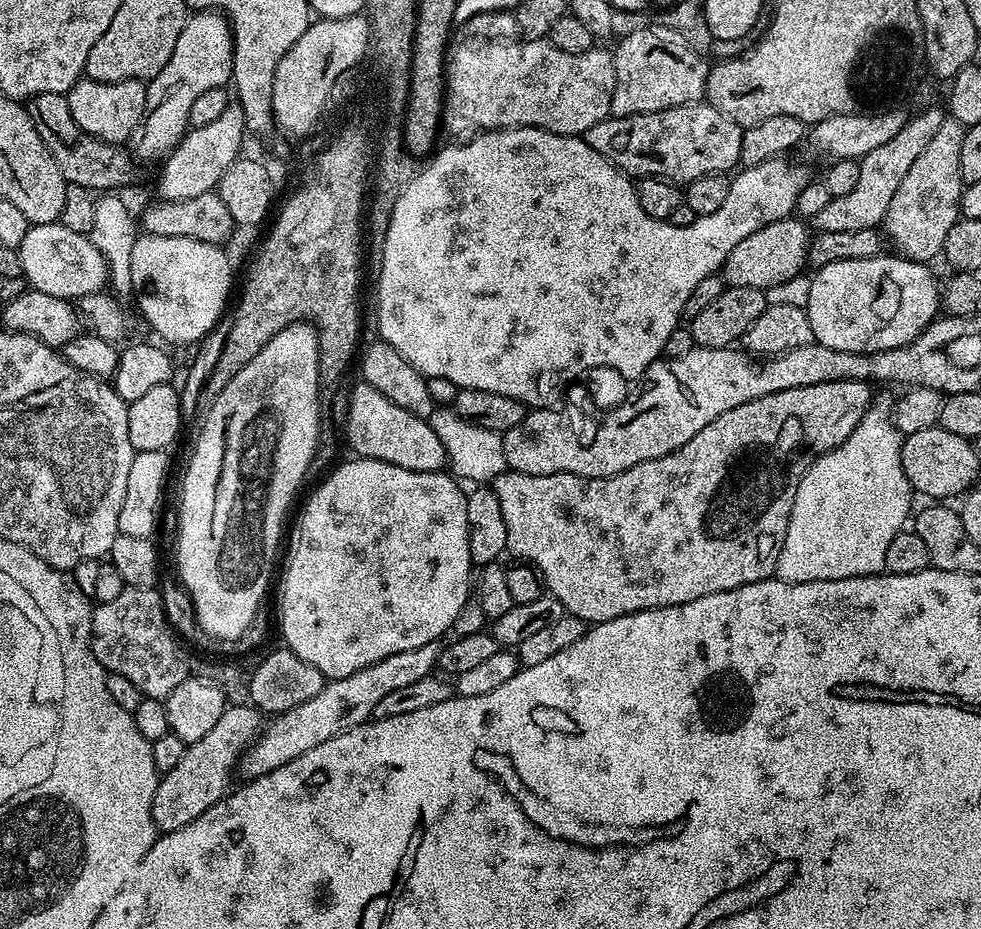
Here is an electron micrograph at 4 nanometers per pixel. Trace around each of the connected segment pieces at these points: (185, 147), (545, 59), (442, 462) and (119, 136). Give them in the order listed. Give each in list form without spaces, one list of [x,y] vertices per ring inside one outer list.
[[[229,103],[226,110],[210,126],[188,128],[179,144],[168,153],[163,161],[160,181],[156,184],[156,196],[162,200],[185,200],[198,198],[198,194],[213,191],[219,185],[222,174],[241,155],[246,129],[244,115],[239,103]]]
[[[547,39],[493,40],[455,45],[446,64],[444,115],[452,135],[455,133],[479,136],[495,128],[541,128],[563,136],[583,137],[590,126],[608,119],[612,110],[614,86],[614,58],[609,49],[593,46],[586,54],[565,54]]]
[[[363,382],[357,384],[348,396],[348,444],[357,457],[385,460],[419,472],[439,472],[447,465],[446,450],[442,450],[438,434],[434,434],[425,417],[410,414],[410,410],[402,410],[402,406],[394,406],[394,402],[390,402],[386,394],[378,394],[374,386]]]
[[[81,78],[76,81],[73,88],[67,93],[70,114],[74,122],[86,134],[108,144],[123,145],[123,140],[131,141],[141,127],[144,111],[146,111],[146,98],[148,89],[143,80],[123,80],[122,82],[98,82]]]

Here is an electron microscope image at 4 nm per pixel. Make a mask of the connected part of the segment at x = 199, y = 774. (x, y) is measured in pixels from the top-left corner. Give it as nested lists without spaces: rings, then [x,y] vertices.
[[[245,704],[225,707],[217,724],[202,738],[198,738],[198,742],[188,745],[186,754],[182,754],[174,770],[159,777],[152,803],[152,817],[161,833],[173,832],[194,822],[198,814],[206,814],[206,810],[210,810],[210,806],[214,806],[229,791],[232,771],[237,771],[240,757],[262,731],[260,709]]]

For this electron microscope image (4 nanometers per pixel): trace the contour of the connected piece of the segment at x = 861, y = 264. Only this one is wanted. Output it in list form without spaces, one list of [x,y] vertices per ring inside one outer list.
[[[900,254],[888,255],[830,262],[815,269],[806,305],[815,343],[830,346],[830,350],[885,352],[909,344],[937,319],[942,288],[932,277],[931,267],[919,260],[906,260]]]

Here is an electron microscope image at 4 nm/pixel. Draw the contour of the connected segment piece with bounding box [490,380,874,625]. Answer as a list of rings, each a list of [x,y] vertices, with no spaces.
[[[839,380],[818,382],[814,386],[794,386],[790,390],[778,390],[774,394],[754,398],[754,402],[734,406],[734,410],[726,410],[726,414],[714,418],[710,426],[702,426],[702,430],[698,430],[698,434],[694,434],[694,438],[690,438],[690,442],[686,442],[678,450],[662,458],[638,462],[638,466],[630,466],[630,470],[622,470],[613,476],[604,477],[603,480],[586,480],[582,476],[575,476],[573,472],[531,476],[506,470],[498,474],[490,486],[494,494],[498,494],[498,503],[502,505],[502,519],[506,521],[507,551],[513,552],[517,561],[534,564],[544,580],[545,589],[554,598],[558,598],[558,602],[562,602],[565,613],[576,616],[589,625],[601,624],[619,616],[651,608],[694,602],[698,598],[706,598],[706,594],[718,594],[775,577],[778,554],[782,554],[800,477],[806,474],[808,467],[819,456],[842,446],[842,442],[850,438],[854,426],[862,422],[865,412],[873,403],[872,388],[873,385],[866,380]]]

